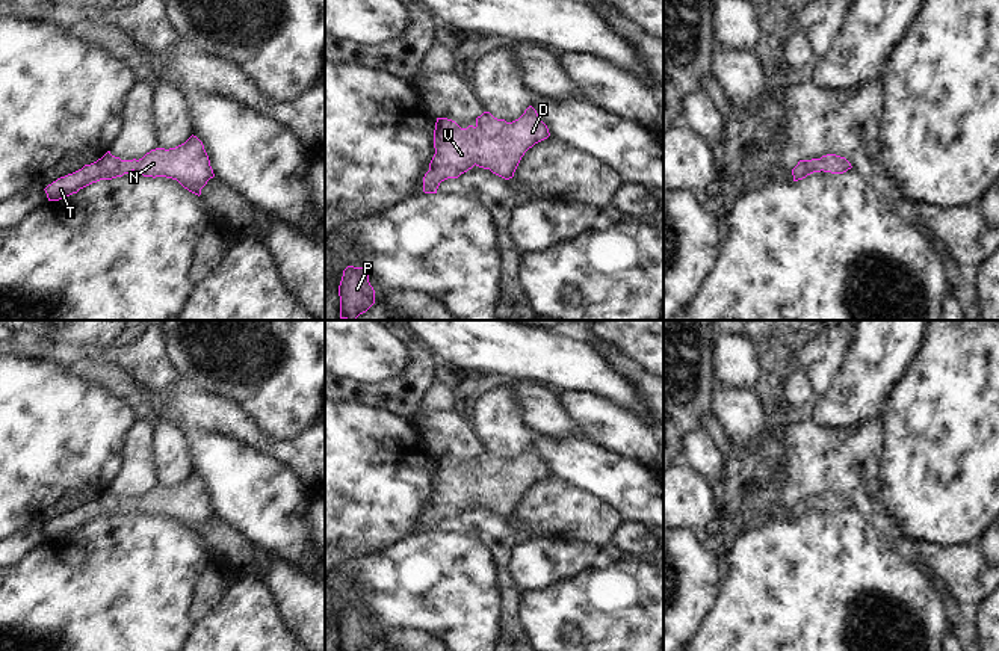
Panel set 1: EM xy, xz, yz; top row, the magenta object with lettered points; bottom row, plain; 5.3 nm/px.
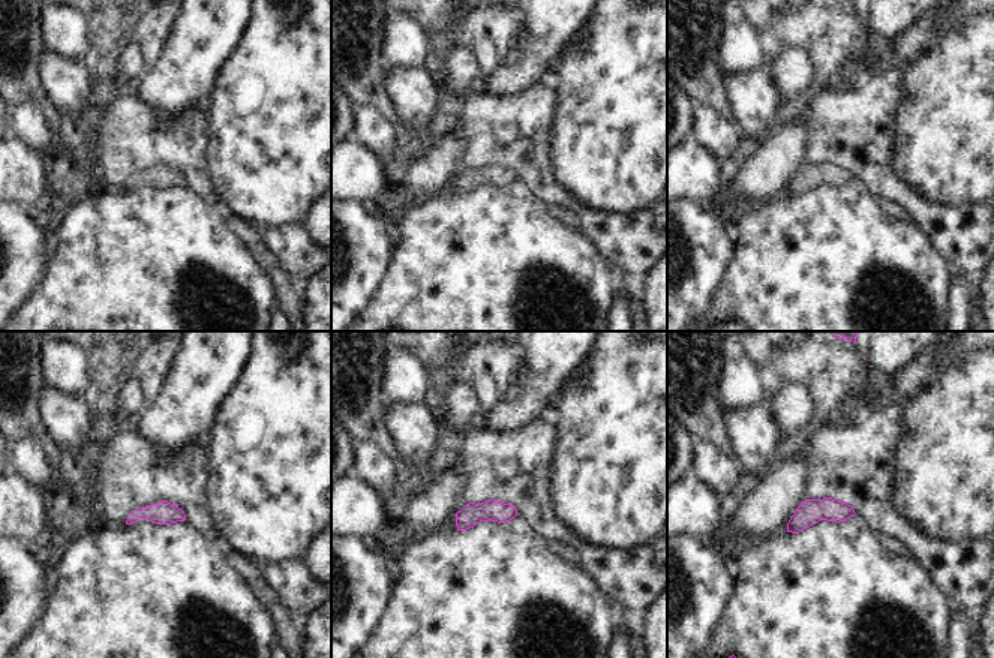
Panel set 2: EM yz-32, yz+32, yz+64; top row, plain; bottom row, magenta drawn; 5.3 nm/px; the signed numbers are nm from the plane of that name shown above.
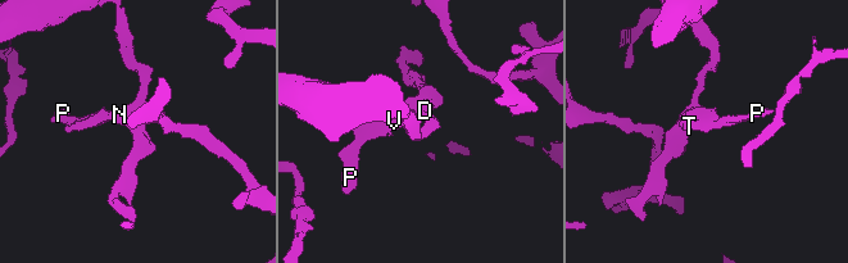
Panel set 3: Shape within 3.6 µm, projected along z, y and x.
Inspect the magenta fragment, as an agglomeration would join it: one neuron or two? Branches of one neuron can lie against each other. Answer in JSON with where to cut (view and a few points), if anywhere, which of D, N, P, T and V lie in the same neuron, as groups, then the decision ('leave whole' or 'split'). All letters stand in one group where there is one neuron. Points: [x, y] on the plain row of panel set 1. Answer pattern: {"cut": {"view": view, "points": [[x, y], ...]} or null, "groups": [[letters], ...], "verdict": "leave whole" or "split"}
{"cut": null, "groups": [["D", "N", "P", "T", "V"]], "verdict": "leave whole"}

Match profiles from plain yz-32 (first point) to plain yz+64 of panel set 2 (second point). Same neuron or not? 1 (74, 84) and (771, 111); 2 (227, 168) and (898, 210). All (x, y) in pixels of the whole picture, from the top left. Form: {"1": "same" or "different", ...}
{"1": "same", "2": "different"}

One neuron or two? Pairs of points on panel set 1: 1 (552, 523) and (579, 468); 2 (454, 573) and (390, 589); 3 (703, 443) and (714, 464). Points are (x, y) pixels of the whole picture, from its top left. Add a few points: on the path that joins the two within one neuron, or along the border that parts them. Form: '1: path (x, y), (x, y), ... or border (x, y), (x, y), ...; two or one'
1: border (550, 472), (603, 500); two
2: path (439, 582), (405, 586); one
3: path (703, 447), (703, 453), (709, 459); one

